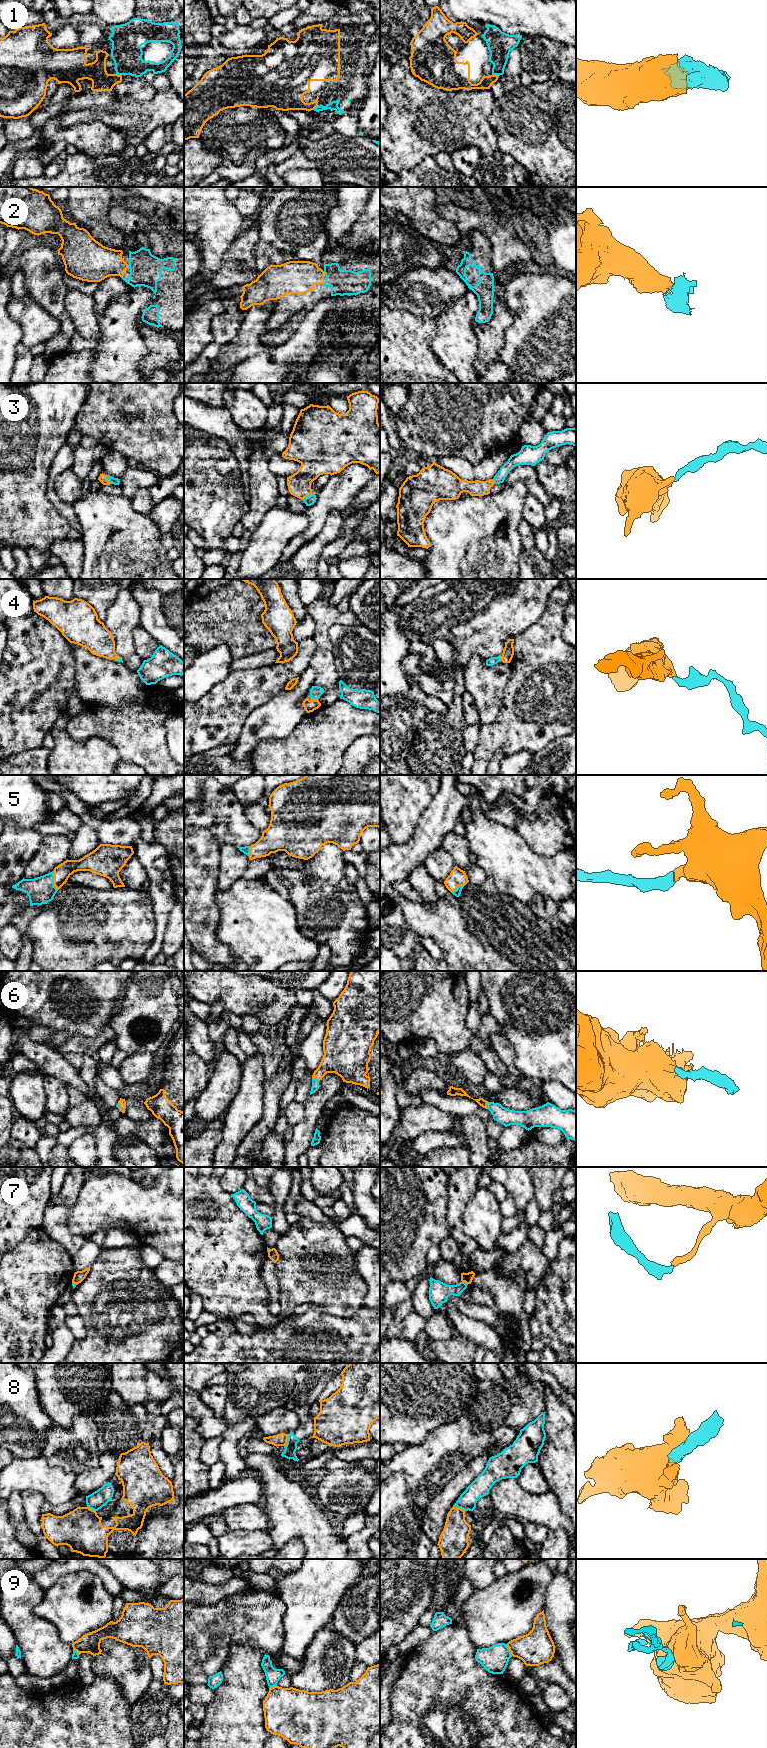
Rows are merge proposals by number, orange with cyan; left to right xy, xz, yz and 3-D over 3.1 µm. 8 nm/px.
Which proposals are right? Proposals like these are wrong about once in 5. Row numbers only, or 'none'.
1, 2, 3, 4, 5, 6

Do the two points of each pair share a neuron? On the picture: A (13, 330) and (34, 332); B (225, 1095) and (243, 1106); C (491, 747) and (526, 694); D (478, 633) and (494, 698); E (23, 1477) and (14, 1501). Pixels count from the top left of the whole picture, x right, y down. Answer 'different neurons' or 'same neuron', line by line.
A: different neurons
B: different neurons
C: same neuron
D: different neurons
E: different neurons

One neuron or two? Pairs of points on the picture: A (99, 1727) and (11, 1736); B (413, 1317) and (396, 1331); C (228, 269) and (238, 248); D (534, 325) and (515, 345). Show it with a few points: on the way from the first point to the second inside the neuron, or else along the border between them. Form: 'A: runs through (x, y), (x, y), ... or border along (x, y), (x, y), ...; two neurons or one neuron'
A: runs through (77, 1732), (39, 1732), (33, 1734); one neuron
B: border along (413, 1310), (403, 1320), (402, 1336); two neurons
C: runs through (233, 264), (238, 253); one neuron
D: runs through (529, 330), (519, 340); one neuron

